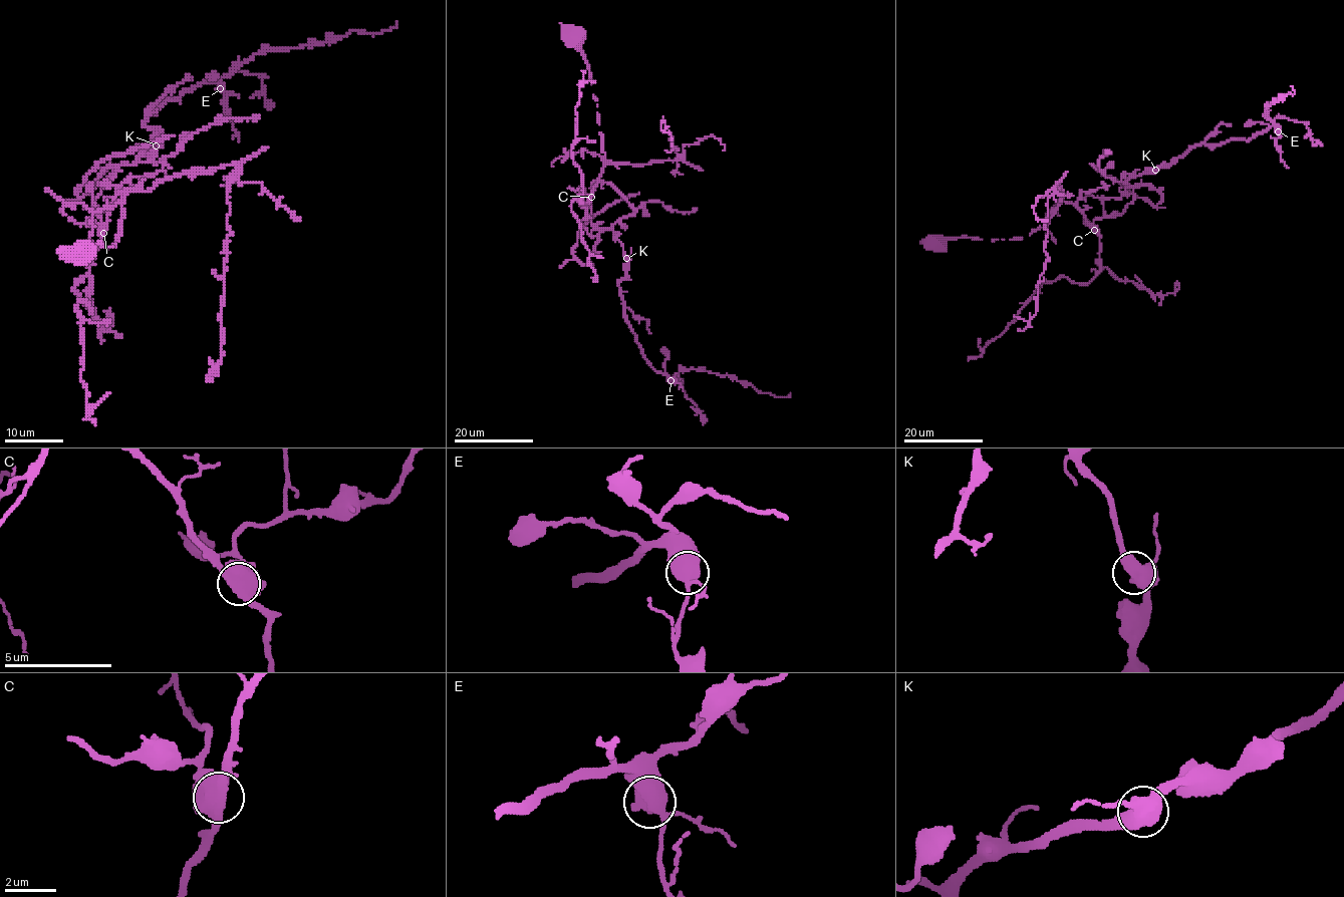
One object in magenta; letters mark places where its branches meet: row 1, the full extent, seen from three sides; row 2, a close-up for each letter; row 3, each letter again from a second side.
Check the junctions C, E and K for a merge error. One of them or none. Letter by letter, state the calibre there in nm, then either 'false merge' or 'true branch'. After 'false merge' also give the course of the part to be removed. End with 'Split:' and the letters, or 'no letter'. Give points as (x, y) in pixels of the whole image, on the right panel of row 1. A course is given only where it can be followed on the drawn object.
C: 550 nm | true branch
E: 500 nm | true branch
K: 500 nm | true branch
Split: no letter

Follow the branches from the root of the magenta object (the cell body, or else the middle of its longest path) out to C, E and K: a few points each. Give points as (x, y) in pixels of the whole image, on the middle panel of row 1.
C: (575, 33), (573, 44), (587, 65), (592, 95), (596, 100), (604, 154), (604, 166), (590, 197)
E: (575, 33), (604, 154), (590, 223), (621, 244), (624, 318), (643, 356), (670, 380)
K: (575, 33), (604, 154), (591, 189), (590, 223), (612, 230), (626, 258)

